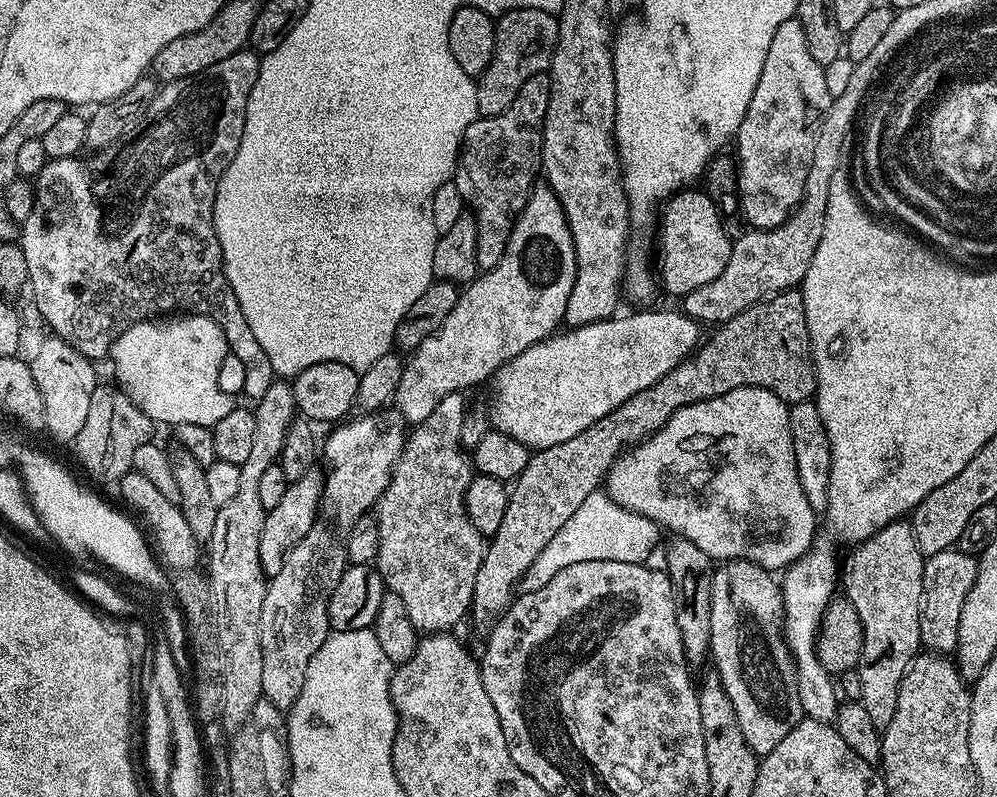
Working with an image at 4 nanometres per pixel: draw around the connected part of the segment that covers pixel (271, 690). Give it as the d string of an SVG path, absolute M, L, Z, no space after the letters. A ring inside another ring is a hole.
M381 410L357 417L357 420L337 423L328 441L325 444L323 441L322 460L324 456L328 472L326 468L324 492L320 496L316 521L306 538L288 552L286 562L282 562L282 570L267 581L268 589L260 615L262 696L281 710L291 708L298 698L310 658L314 658L322 642L326 642L330 635L330 594L334 594L338 578L342 578L350 563L346 537L352 527L380 501L404 452L406 424L395 411Z

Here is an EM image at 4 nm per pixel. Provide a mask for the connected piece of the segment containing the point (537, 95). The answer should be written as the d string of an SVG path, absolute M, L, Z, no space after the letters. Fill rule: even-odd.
M548 72L534 74L534 78L526 78L526 86L518 90L518 98L502 110L497 116L480 116L466 130L464 140L460 144L460 158L456 161L454 183L462 194L465 205L476 218L478 226L478 266L487 270L502 262L502 254L506 254L506 242L512 240L512 229L522 214L526 202L530 198L538 173L542 165L542 138L544 137L544 119L550 106L550 86L552 78Z

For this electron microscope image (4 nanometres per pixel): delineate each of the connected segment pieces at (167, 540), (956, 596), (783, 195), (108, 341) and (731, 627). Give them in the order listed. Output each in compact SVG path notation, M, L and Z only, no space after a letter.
M131 470L119 480L119 488L121 498L137 512L135 515L138 517L139 523L146 529L147 539L150 541L159 563L173 573L195 569L197 567L196 548L198 548L198 541L191 533L186 518L182 518L179 503L176 500L166 498L166 494L161 494L142 474Z
M955 547L925 559L920 603L920 642L927 651L937 654L955 653L962 602L966 602L966 594L970 594L970 586L974 586L976 561L975 555L961 552Z
M795 18L782 22L770 42L746 118L742 118L742 126L738 126L734 137L740 216L749 229L786 223L804 197L816 132L834 99L826 90L824 70L825 65L814 62L810 54L802 22Z
M241 50L230 54L230 58L222 58L222 62L214 62L210 70L202 70L202 74L192 76L189 80L178 80L167 85L150 102L150 106L138 118L138 122L119 144L112 144L109 148L92 154L88 161L80 156L49 160L46 166L34 178L34 210L30 210L30 218L22 225L18 232L18 243L25 252L26 270L32 296L36 299L36 308L40 316L52 327L51 331L73 344L83 356L93 362L107 357L112 349L113 341L118 339L127 328L144 320L159 317L161 314L175 313L172 304L176 300L184 300L184 288L188 284L196 284L200 276L217 276L222 271L220 263L220 247L216 238L216 231L212 226L214 212L214 198L216 187L230 162L235 158L238 146L242 142L242 126L246 118L246 102L250 98L250 90L254 90L254 82L258 82L258 70L261 57L251 50Z
M729 560L721 563L712 572L712 601L710 602L710 642L712 643L710 660L714 665L714 671L720 676L720 681L730 698L730 702L734 702L734 714L738 718L738 726L742 726L742 736L746 738L750 748L760 758L763 758L770 750L774 750L774 746L778 746L778 742L782 742L782 738L786 738L786 734L790 734L790 730L794 730L794 726L802 718L798 682L796 681L796 665L792 662L792 651L789 650L782 631L784 626L784 594L777 577L775 580L772 576L775 575L769 569L762 568L749 560Z

